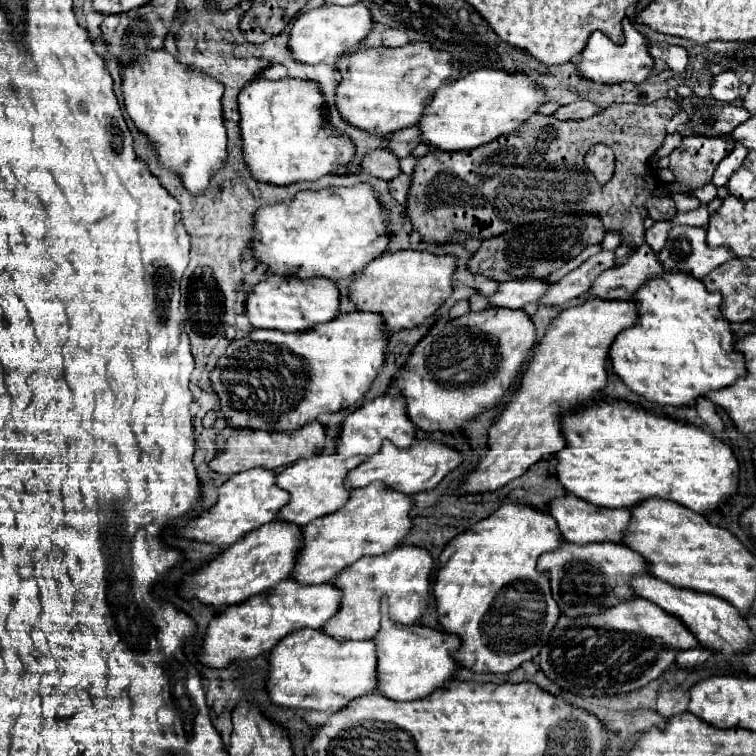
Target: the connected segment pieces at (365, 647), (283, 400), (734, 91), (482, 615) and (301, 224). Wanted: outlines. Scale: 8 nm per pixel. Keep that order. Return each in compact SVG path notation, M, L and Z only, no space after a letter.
M302 628L300 632L288 634L270 654L270 678L268 678L270 698L274 704L284 708L304 708L304 710L328 710L338 712L348 706L348 702L372 694L378 688L378 660L376 642L372 640L334 640L324 630Z
M374 312L338 314L328 324L320 324L312 330L296 334L252 330L248 336L230 342L224 356L220 356L210 376L212 390L220 396L222 414L236 428L298 430L320 414L340 412L360 402L388 358L388 342L388 326L384 324L384 318Z
M726 70L726 72L720 72L720 74L714 76L714 82L710 86L710 92L712 92L712 96L716 100L730 104L730 102L738 100L738 96L740 96L740 84L742 82L736 76L736 72Z
M502 504L494 514L490 514L488 518L480 520L478 524L474 524L470 530L458 534L442 552L440 556L440 568L438 568L438 574L436 574L436 584L432 588L434 592L434 598L438 602L438 620L440 620L440 626L446 630L446 632L456 632L462 640L464 640L464 646L460 648L460 652L456 654L456 658L460 660L460 666L464 668L474 668L474 672L496 672L496 674L504 674L504 672L512 672L516 670L522 662L526 660L534 660L538 654L540 654L540 648L548 642L550 638L550 632L552 628L556 626L558 618L560 618L560 608L558 604L552 600L550 596L550 582L546 576L540 576L538 572L538 566L536 566L536 560L540 554L544 552L554 552L556 548L560 548L562 544L562 534L558 530L558 524L556 520L544 512L544 510L538 510L538 508L532 508L528 504Z
M368 182L350 188L324 188L318 192L298 192L292 200L272 204L256 214L256 234L252 240L254 256L276 274L294 274L300 278L328 276L332 280L358 276L374 258L388 250L388 210L376 198Z

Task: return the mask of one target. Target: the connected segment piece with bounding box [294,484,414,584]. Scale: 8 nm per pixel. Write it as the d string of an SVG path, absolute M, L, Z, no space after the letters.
M368 484L352 492L352 500L340 512L322 516L302 528L304 548L296 562L296 580L322 584L336 578L348 564L354 564L362 556L386 554L394 550L414 528L412 520L414 502L408 494L400 494L384 484Z

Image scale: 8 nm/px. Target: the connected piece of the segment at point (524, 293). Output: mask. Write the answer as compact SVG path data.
M524 276L512 282L502 282L498 286L498 292L490 296L490 304L502 308L522 308L528 302L540 302L546 296L548 288L550 282L532 276Z

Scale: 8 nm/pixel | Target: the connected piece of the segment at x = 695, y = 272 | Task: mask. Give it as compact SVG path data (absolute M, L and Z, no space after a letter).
M674 226L666 246L658 252L666 270L682 270L694 278L704 278L734 254L728 248L708 248L706 230L698 226Z

